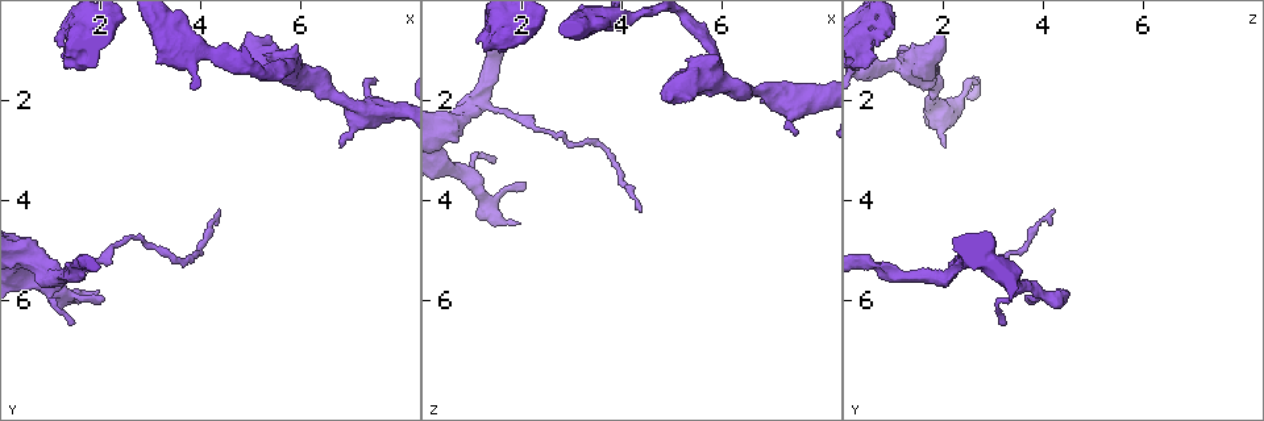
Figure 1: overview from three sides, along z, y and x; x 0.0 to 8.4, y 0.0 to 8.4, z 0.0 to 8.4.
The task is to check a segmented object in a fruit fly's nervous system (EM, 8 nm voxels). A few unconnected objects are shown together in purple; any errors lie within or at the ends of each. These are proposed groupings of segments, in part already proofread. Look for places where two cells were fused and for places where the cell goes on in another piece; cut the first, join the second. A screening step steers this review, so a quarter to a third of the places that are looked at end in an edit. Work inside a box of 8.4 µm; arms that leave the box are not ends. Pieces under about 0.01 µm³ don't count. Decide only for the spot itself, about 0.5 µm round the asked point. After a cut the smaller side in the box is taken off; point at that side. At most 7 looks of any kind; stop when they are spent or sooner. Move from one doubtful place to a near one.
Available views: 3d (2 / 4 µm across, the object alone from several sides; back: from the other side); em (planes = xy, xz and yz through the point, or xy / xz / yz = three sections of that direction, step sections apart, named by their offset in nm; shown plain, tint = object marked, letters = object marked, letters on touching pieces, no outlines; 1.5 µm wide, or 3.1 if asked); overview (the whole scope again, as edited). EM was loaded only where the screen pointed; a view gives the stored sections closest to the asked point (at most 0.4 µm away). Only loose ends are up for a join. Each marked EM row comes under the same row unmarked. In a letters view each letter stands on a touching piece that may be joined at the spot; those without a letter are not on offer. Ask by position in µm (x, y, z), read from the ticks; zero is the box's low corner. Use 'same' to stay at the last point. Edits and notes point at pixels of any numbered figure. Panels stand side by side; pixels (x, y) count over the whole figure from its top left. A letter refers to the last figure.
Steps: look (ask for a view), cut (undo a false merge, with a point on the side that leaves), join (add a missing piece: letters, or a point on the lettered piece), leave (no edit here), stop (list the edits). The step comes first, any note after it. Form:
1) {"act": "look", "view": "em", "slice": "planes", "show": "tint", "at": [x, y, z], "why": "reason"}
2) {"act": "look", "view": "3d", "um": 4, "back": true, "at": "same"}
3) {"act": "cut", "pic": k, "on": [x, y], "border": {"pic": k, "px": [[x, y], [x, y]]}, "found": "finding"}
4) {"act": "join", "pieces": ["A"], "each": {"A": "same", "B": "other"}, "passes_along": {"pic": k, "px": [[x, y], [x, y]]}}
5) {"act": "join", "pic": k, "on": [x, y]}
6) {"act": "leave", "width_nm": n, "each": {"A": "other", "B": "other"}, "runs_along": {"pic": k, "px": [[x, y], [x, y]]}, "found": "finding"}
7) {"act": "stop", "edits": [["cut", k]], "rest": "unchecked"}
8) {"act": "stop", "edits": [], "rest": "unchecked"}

{"act": "look", "view": "em", "slice": "xz", "step": 8, "show": "letters", "at": [4.95, 0.70, 1.95]}

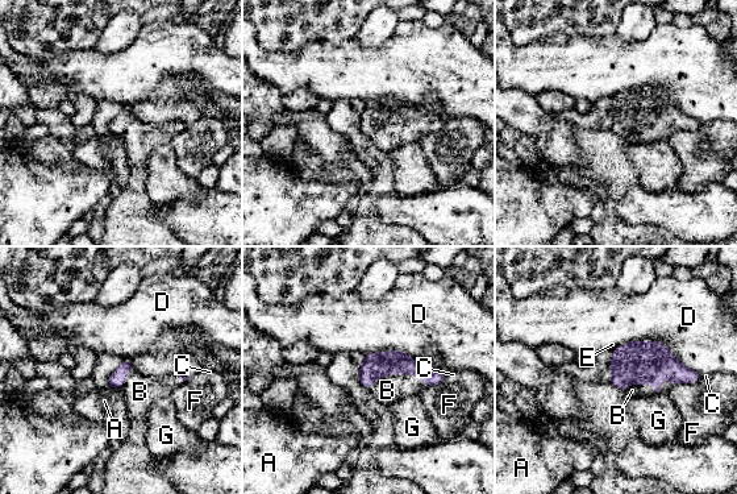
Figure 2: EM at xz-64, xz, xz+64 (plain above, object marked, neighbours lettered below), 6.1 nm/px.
{"act": "look", "view": "em", "slice": "planes", "show": "letters", "at": "same"}

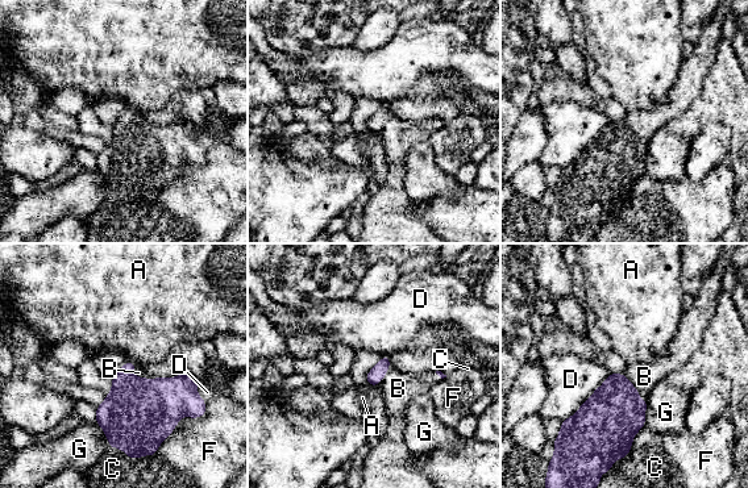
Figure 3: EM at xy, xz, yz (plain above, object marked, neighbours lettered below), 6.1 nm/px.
{"act": "join", "pieces": ["B"], "each": {"A": "other", "B": "same", "C": "other", "D": "other", "F": "other", "G": "other"}, "passes_along": {"pic": 3, "px": [[609, 420], [636, 390], [644, 376]]}, "found": "the cell continues"}

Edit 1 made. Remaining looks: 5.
{"act": "look", "view": "overview"}

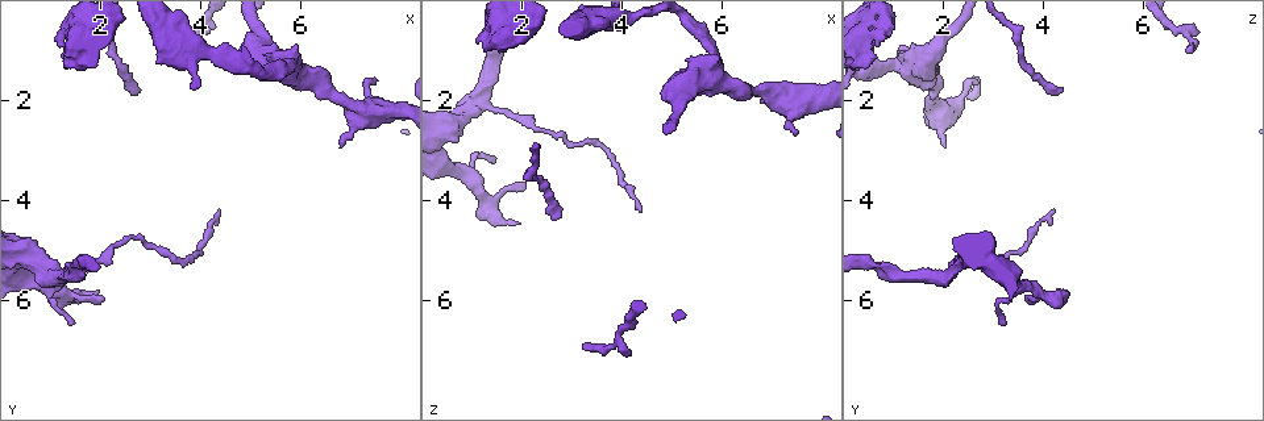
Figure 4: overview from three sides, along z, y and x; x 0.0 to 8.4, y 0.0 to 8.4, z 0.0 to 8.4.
{"act": "look", "view": "3d", "um": 4, "back": true, "at": [1.15, 5.45, 2.20], "why": "sharp bend"}

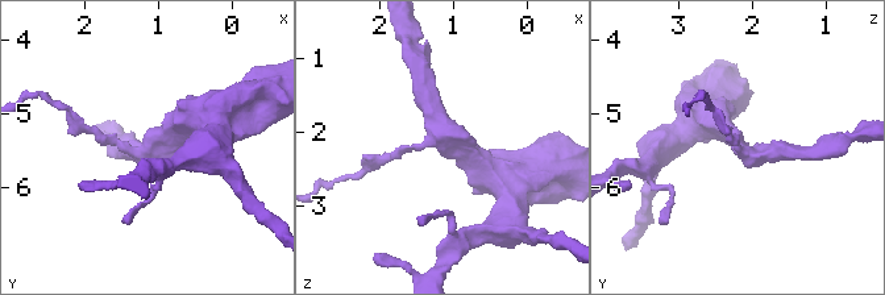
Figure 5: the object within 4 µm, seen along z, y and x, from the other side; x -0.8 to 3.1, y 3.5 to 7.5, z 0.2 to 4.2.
{"act": "look", "view": "em", "slice": "yz", "step": 4, "show": "letters", "at": [1.15, 5.45, 2.20], "arms": 3}

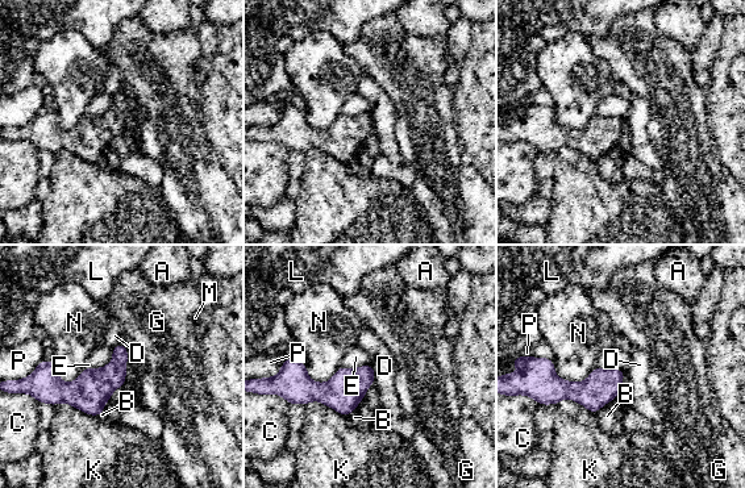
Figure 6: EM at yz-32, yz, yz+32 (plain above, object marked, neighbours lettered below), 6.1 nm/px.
{"act": "look", "view": "em", "slice": "planes", "show": "letters", "at": "same"}

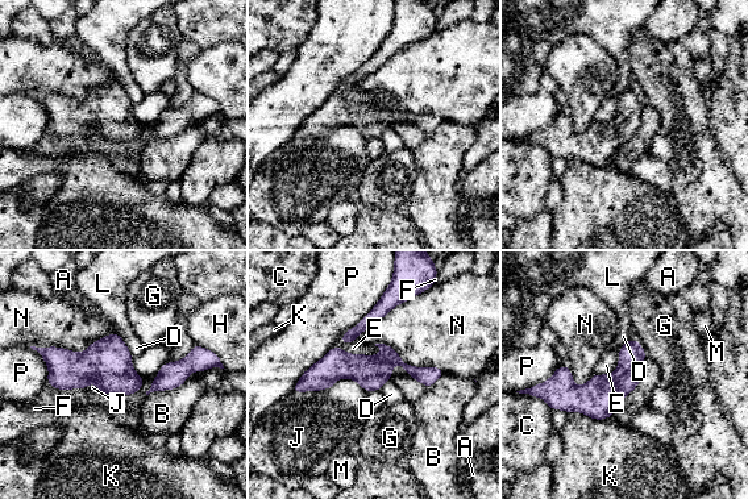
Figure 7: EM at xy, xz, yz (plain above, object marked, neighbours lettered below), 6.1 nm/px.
{"act": "leave", "each": {"A": "other", "B": "other", "C": "other", "D": "other", "E": "other", "F": "other", "G": "other", "H": "other", "J": "other", "K": "other", "L": "other", "M": "other", "N": "other", "P": "other"}, "runs_along": {"pic": 7, "px": [[439, 373], [399, 361], [332, 366], [298, 389]]}, "found": "all the same cell"}

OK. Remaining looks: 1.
{"act": "stop", "edits": [["join", 3]], "rest": "unchecked"}

